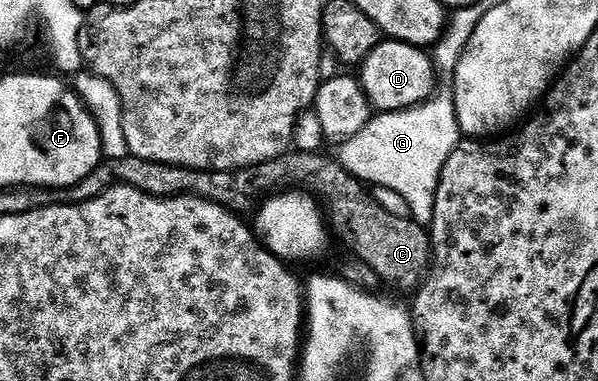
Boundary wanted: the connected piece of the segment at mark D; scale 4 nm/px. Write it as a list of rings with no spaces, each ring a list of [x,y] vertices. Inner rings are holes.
[[[389,38],[382,40],[377,47],[380,49],[380,62],[363,62],[360,66],[361,86],[373,109],[379,113],[407,110],[433,97],[437,89],[438,68],[425,49]]]

